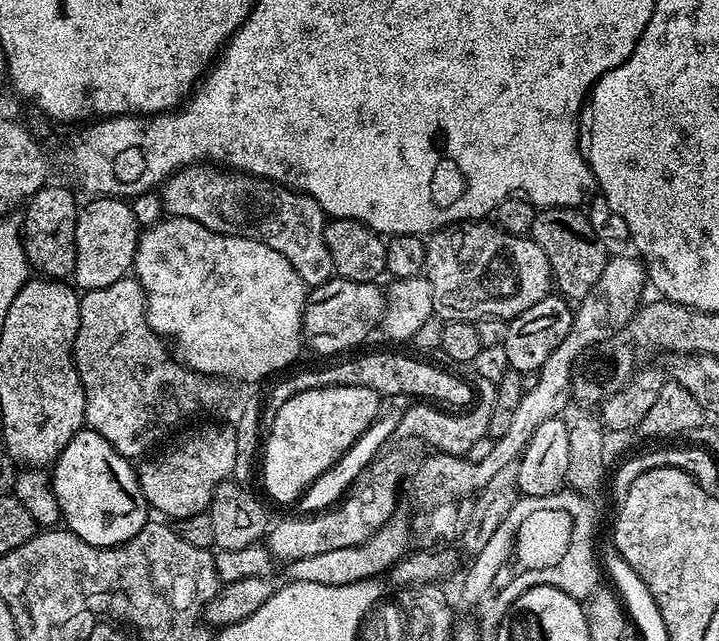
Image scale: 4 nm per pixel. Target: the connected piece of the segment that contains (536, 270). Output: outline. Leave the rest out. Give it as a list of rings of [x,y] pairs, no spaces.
[[[487,219],[478,220],[461,220],[458,224],[450,224],[446,228],[437,228],[435,232],[427,237],[424,245],[424,272],[426,278],[432,287],[432,311],[441,321],[449,320],[489,320],[492,316],[497,316],[499,320],[511,320],[513,316],[522,314],[522,310],[530,310],[530,306],[534,306],[534,302],[542,302],[553,291],[552,271],[550,270],[550,262],[546,258],[546,254],[542,254],[542,250],[536,245],[535,240],[527,235],[516,236],[514,233],[508,233],[501,229],[495,222],[489,222]]]

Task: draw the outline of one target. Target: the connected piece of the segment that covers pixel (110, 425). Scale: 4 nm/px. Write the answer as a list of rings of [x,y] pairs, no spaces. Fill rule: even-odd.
[[[125,278],[114,282],[114,286],[102,286],[80,296],[80,321],[74,359],[84,387],[87,427],[102,434],[102,438],[106,438],[106,442],[110,442],[118,454],[129,458],[151,453],[151,448],[171,428],[178,427],[183,420],[198,415],[200,411],[214,411],[228,396],[229,385],[225,381],[215,376],[204,376],[187,364],[179,363],[169,345],[150,327],[144,291],[135,278]]]

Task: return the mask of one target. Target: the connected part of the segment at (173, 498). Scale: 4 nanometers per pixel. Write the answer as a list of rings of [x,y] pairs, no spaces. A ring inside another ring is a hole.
[[[231,423],[204,424],[201,428],[194,429],[189,436],[182,437],[161,456],[153,455],[148,458],[153,460],[145,459],[145,464],[139,465],[138,475],[149,509],[156,511],[157,508],[164,515],[161,517],[176,522],[205,511],[211,505],[218,485],[231,477],[234,454],[238,454],[235,427]]]

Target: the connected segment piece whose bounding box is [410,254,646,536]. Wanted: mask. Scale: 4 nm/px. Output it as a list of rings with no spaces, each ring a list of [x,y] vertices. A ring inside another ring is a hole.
[[[609,255],[606,266],[602,270],[602,278],[598,278],[598,282],[594,282],[590,294],[586,294],[583,300],[579,301],[575,311],[573,311],[572,325],[566,334],[566,338],[562,338],[562,342],[558,342],[554,354],[550,354],[550,358],[546,358],[546,362],[540,367],[537,386],[535,386],[533,391],[524,394],[522,402],[518,402],[518,411],[514,414],[510,430],[506,430],[506,434],[493,439],[493,449],[482,462],[475,464],[475,462],[462,456],[447,456],[445,452],[436,452],[435,454],[428,454],[432,456],[426,457],[421,464],[419,461],[415,465],[414,471],[410,476],[410,481],[412,480],[413,486],[416,487],[416,492],[420,495],[421,502],[429,504],[428,532],[430,535],[446,535],[456,524],[456,500],[471,501],[486,486],[486,482],[490,482],[490,478],[494,478],[494,474],[498,474],[498,470],[502,470],[502,466],[513,464],[517,461],[520,453],[524,451],[524,448],[530,442],[534,430],[538,430],[538,426],[542,422],[557,419],[569,407],[572,395],[572,374],[578,361],[583,357],[580,355],[587,348],[594,347],[599,342],[600,336],[612,336],[615,332],[620,334],[627,329],[628,324],[632,320],[632,315],[636,313],[637,308],[642,303],[640,295],[644,292],[644,284],[646,288],[644,265],[635,255],[632,256]]]

